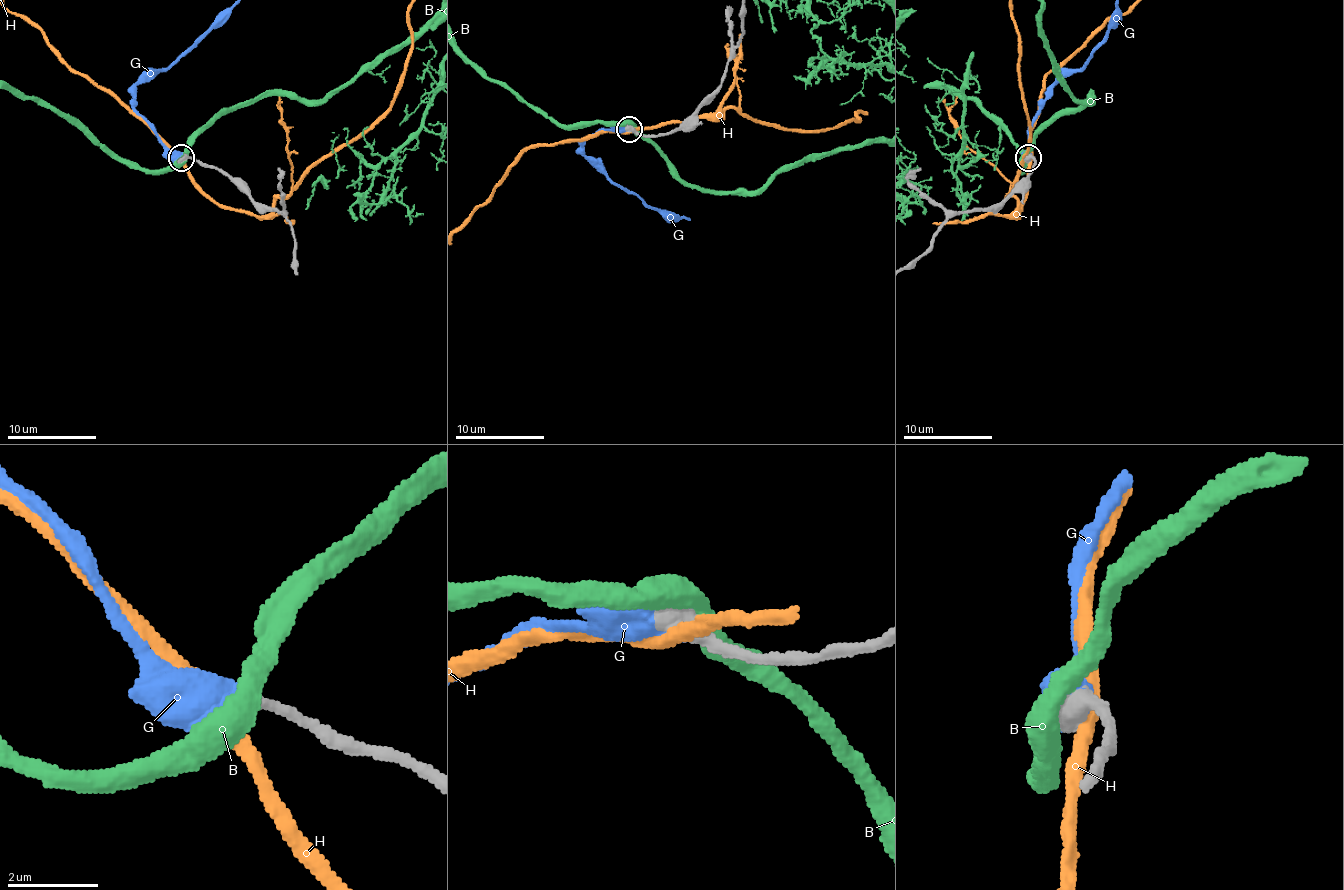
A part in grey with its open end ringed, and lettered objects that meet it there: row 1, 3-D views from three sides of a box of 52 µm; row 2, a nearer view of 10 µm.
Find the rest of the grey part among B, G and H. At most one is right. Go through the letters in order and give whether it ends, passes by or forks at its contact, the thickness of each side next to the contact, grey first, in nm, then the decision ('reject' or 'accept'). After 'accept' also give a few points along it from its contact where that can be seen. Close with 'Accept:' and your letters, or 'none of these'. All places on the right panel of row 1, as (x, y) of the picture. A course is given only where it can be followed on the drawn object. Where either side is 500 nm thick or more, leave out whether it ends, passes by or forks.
B: 600/500 nm | reject
G: 600/750 nm | accept
H: 600/340 nm | reject
Accept: G

